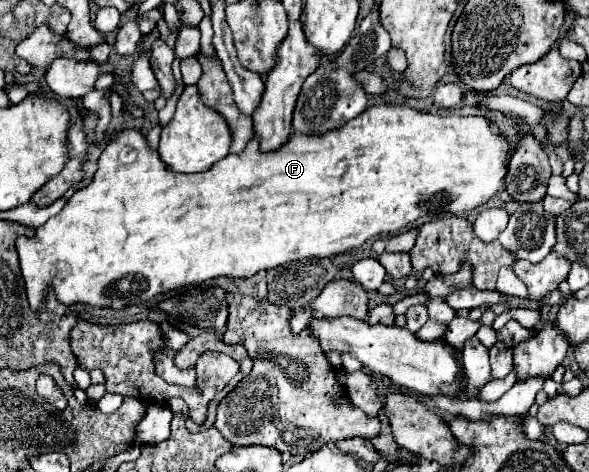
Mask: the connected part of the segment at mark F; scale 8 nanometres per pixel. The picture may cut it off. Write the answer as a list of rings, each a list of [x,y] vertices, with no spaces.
[[[370,106],[360,116],[352,118],[344,128],[338,128],[336,132],[326,132],[326,136],[290,136],[288,144],[284,148],[278,148],[276,152],[260,152],[260,140],[256,136],[250,140],[248,148],[240,154],[228,154],[220,162],[216,162],[208,172],[200,172],[196,176],[176,176],[176,172],[168,172],[164,164],[160,164],[160,154],[156,148],[148,146],[146,136],[138,128],[124,128],[118,132],[104,152],[98,158],[98,170],[94,174],[94,180],[76,192],[64,206],[60,214],[50,218],[44,226],[36,228],[34,240],[20,236],[16,242],[16,250],[20,254],[20,268],[26,282],[26,292],[30,306],[34,310],[42,308],[42,300],[48,292],[48,288],[54,290],[56,298],[64,306],[72,304],[88,304],[98,308],[124,308],[130,304],[138,304],[144,300],[150,300],[156,294],[182,288],[186,284],[200,284],[210,278],[218,276],[232,276],[232,278],[250,278],[260,270],[276,268],[284,262],[298,260],[298,258],[310,258],[310,256],[334,256],[352,248],[362,246],[368,238],[378,234],[390,234],[398,232],[400,228],[408,226],[410,222],[418,220],[420,216],[442,216],[442,214],[468,214],[476,206],[488,202],[496,190],[502,186],[502,180],[506,176],[506,162],[510,158],[510,144],[508,140],[494,132],[490,122],[482,116],[438,116],[428,112],[418,112],[410,106]]]

